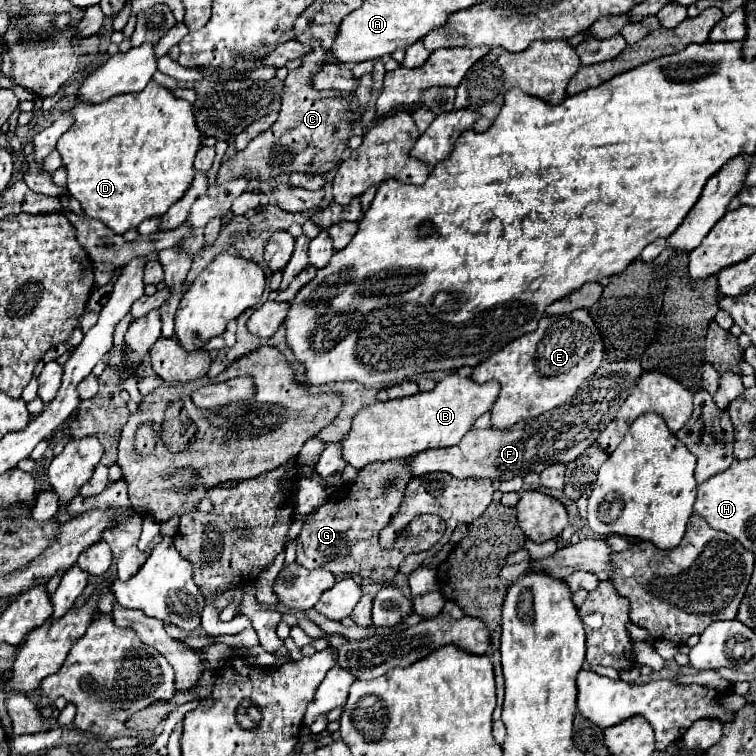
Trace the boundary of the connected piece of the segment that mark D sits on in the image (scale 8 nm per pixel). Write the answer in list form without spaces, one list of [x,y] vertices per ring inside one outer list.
[[[151,80],[137,94],[119,94],[103,104],[77,102],[69,112],[73,112],[75,124],[59,138],[57,152],[67,170],[67,190],[89,218],[101,220],[115,234],[125,234],[147,218],[163,216],[185,196],[195,176],[193,160],[201,146],[199,128],[187,100],[175,98],[173,92]]]

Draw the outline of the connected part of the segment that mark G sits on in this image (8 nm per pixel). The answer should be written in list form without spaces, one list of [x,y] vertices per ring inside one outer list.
[[[375,462],[375,464],[369,464],[367,468],[363,468],[359,472],[359,478],[355,484],[347,484],[341,490],[335,490],[331,494],[329,502],[325,506],[321,506],[319,510],[315,510],[311,514],[311,520],[307,520],[303,524],[303,530],[297,536],[295,562],[307,570],[325,568],[333,574],[353,574],[355,572],[355,574],[361,574],[363,578],[369,578],[371,582],[391,580],[397,574],[397,568],[407,554],[429,550],[431,546],[435,546],[441,540],[441,536],[445,532],[445,524],[443,524],[443,520],[439,520],[439,516],[423,514],[423,516],[417,516],[415,520],[411,520],[407,530],[403,530],[399,534],[392,548],[381,548],[379,546],[379,532],[389,522],[389,518],[399,510],[399,502],[403,500],[403,496],[391,496],[391,490],[393,490],[391,484],[389,484],[389,488],[383,488],[383,462]]]

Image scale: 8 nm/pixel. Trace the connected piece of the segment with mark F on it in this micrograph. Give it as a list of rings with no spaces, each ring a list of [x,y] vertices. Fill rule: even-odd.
[[[639,360],[605,362],[597,368],[595,376],[589,376],[581,384],[567,404],[537,418],[523,420],[509,430],[471,430],[457,446],[419,452],[409,462],[409,474],[417,478],[431,472],[447,472],[457,480],[511,480],[531,472],[541,474],[547,464],[569,464],[595,444],[599,432],[617,416],[641,372],[643,368]]]

